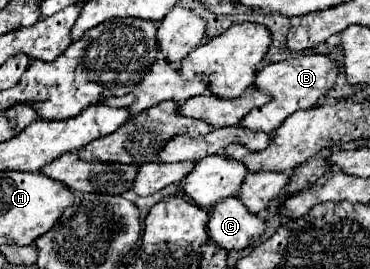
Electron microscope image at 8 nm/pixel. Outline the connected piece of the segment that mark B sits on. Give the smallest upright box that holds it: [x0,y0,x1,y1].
[240,54,338,134]

